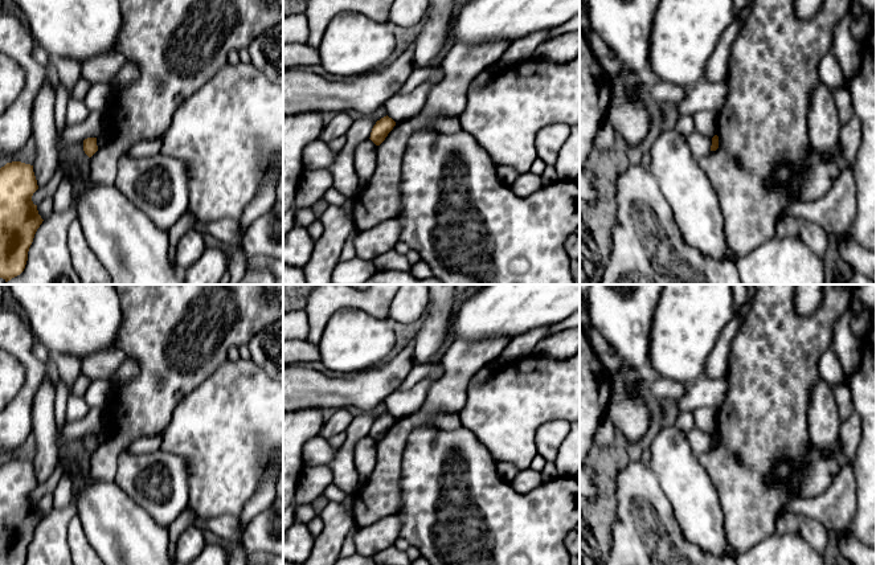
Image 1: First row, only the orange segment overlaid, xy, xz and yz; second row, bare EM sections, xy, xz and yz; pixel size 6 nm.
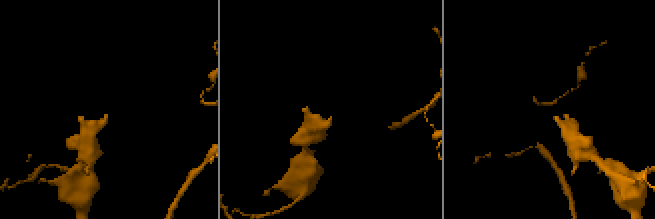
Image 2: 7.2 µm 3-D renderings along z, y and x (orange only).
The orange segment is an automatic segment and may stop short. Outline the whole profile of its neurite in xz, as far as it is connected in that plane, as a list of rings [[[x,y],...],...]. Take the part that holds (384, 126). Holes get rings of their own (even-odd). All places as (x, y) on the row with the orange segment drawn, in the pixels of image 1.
[[[388,115],[381,118],[373,126],[369,139],[376,146],[380,146],[385,140],[388,134],[393,130],[394,126],[396,126],[396,122],[392,118],[389,118]]]

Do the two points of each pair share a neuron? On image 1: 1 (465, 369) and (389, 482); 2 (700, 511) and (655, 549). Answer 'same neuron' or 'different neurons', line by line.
1: same neuron
2: different neurons

